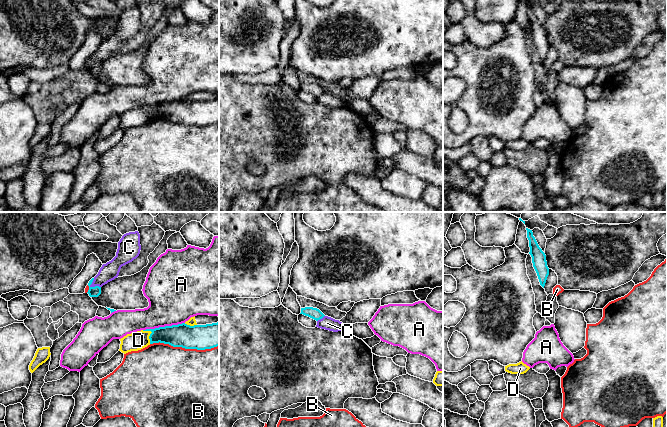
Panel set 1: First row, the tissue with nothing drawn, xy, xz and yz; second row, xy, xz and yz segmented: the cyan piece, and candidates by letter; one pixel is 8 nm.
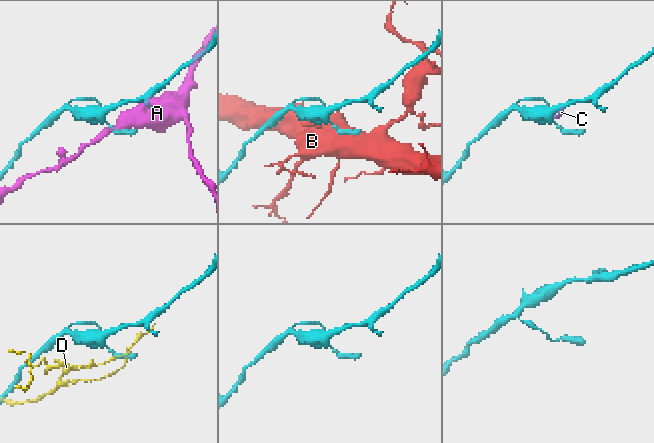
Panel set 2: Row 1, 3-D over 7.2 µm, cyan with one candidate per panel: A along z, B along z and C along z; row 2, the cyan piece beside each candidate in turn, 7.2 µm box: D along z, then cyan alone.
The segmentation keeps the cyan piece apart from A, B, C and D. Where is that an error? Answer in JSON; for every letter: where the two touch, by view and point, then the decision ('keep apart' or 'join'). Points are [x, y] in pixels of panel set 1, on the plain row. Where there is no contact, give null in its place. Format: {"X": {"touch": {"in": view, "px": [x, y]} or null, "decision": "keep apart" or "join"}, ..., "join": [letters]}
{"A": {"touch": {"in": "xy", "px": [163, 103]}, "decision": "keep apart"}, "B": {"touch": {"in": "xy", "px": [184, 123]}, "decision": "keep apart"}, "C": {"touch": {"in": "xy", "px": [92, 63]}, "decision": "keep apart"}, "D": {"touch": {"in": "xy", "px": [151, 109]}, "decision": "keep apart"}, "join": []}

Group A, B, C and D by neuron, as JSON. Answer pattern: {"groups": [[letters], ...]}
{"groups": [["A"], ["B", "C"], ["D"]]}

